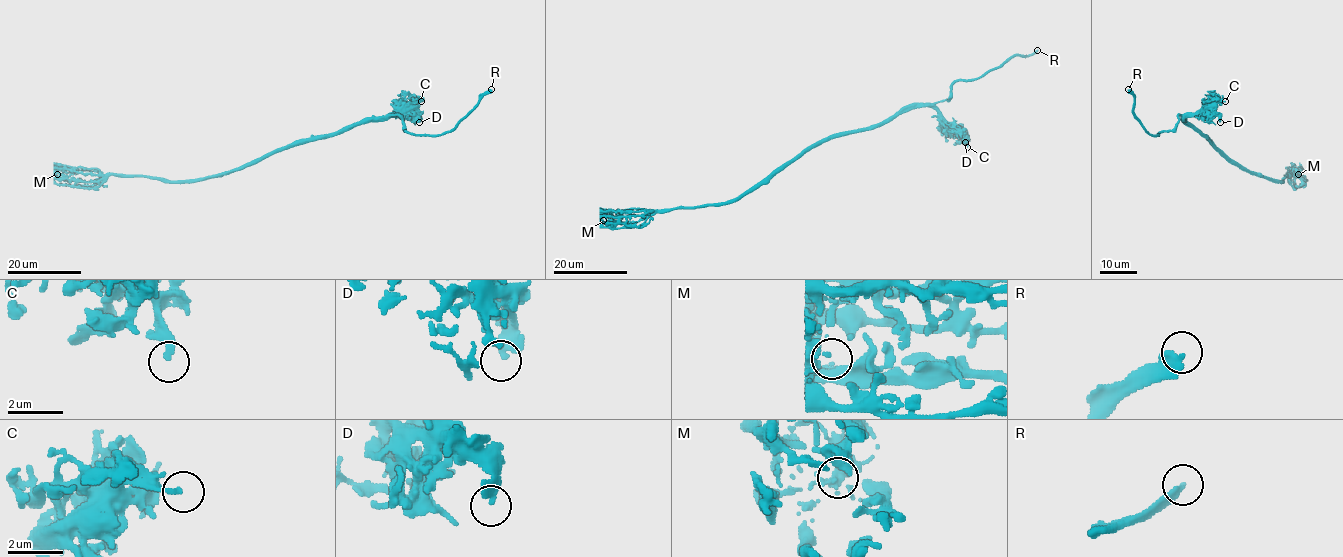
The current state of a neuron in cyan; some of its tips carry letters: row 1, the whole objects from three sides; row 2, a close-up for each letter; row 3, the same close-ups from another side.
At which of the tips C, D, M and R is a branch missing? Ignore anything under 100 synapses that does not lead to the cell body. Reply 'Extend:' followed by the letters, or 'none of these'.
Extend: R

